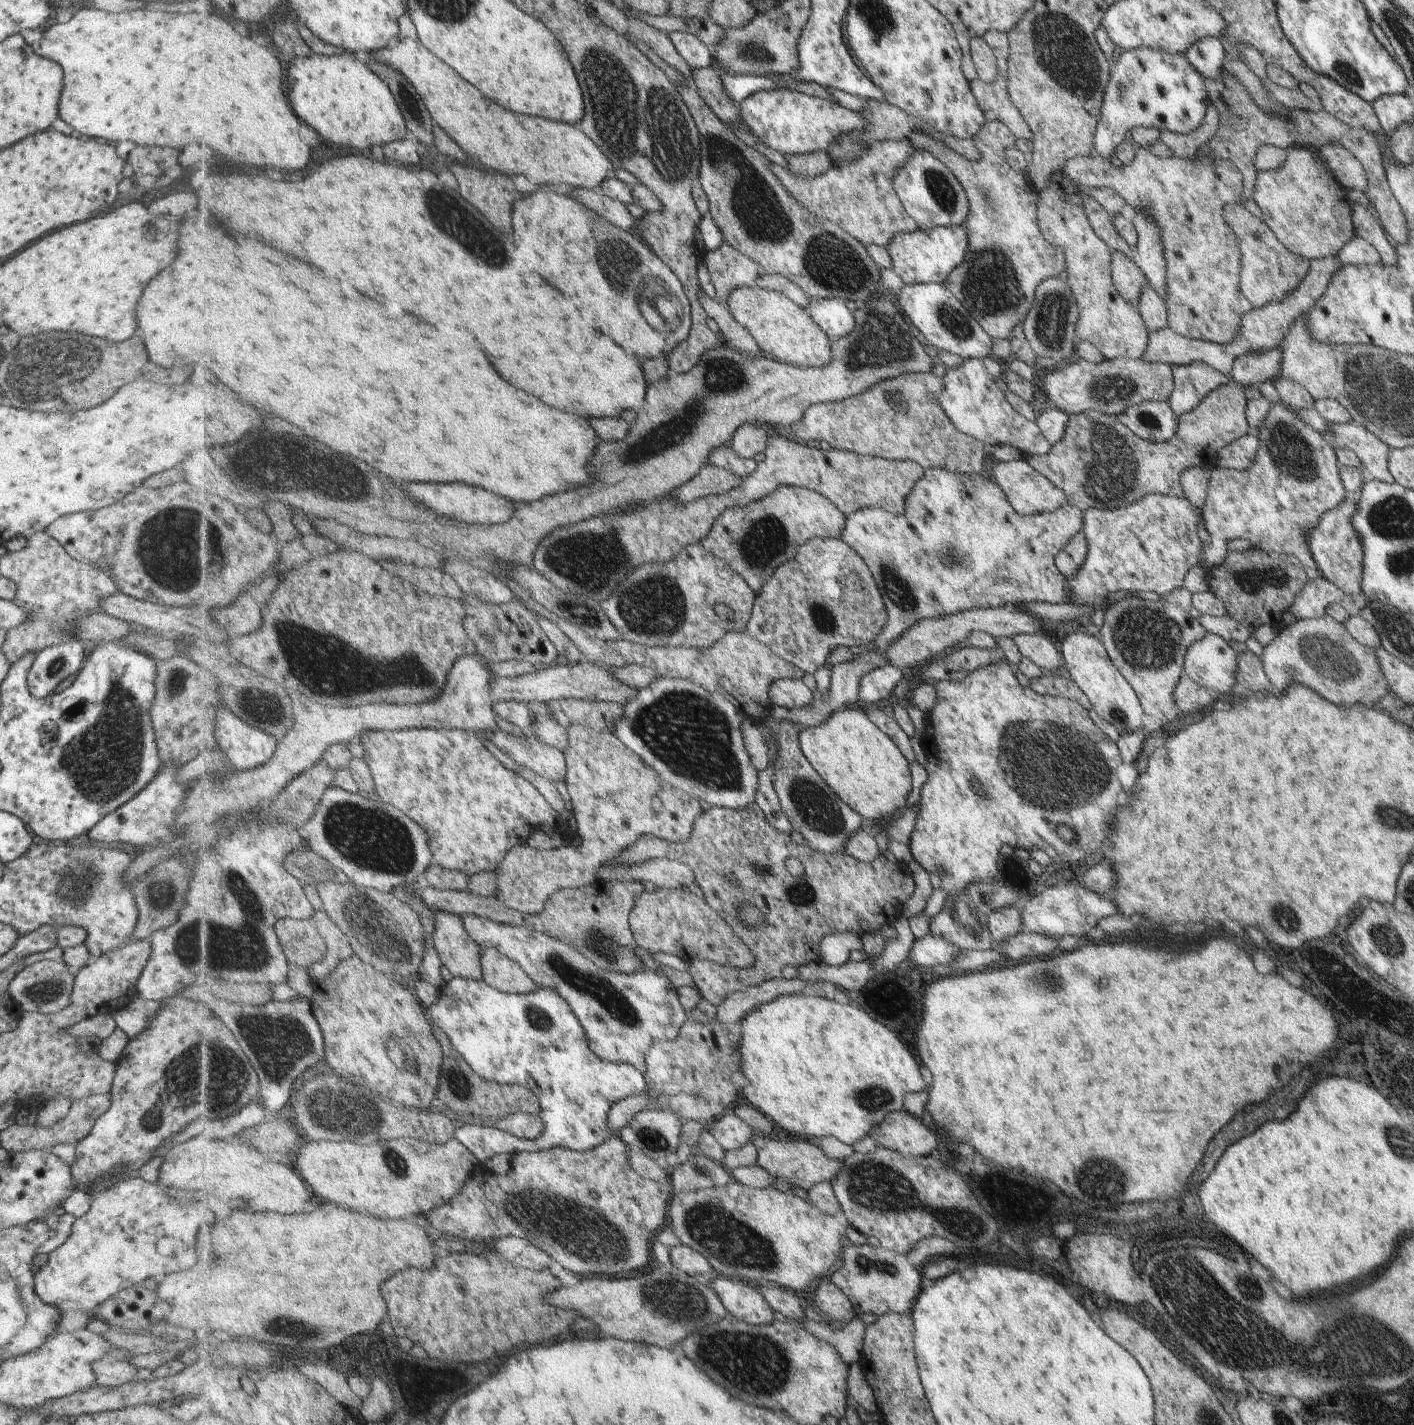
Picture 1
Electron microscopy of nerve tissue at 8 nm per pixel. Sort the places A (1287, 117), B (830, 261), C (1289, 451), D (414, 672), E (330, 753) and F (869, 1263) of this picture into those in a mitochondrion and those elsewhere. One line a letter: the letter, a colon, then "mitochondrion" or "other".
A: other
B: mitochondrion
C: mitochondrion
D: mitochondrion
E: other
F: mitochondrion

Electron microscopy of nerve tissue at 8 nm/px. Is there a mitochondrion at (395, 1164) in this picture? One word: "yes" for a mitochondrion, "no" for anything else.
yes

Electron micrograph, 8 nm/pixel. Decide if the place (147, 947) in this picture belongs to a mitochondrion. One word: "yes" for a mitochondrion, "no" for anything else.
no

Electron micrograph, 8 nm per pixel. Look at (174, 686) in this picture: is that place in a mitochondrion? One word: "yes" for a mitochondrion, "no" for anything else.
yes

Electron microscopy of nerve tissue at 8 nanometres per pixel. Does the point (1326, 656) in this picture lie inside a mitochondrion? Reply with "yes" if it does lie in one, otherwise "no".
yes

